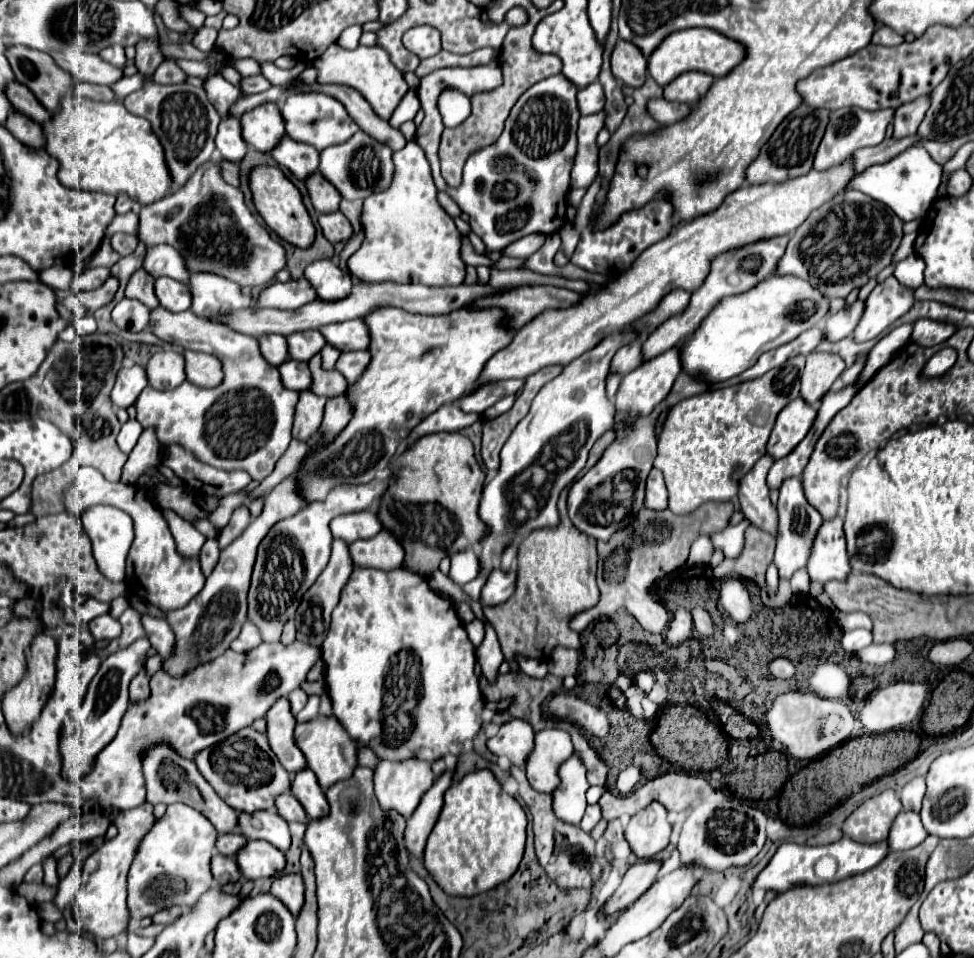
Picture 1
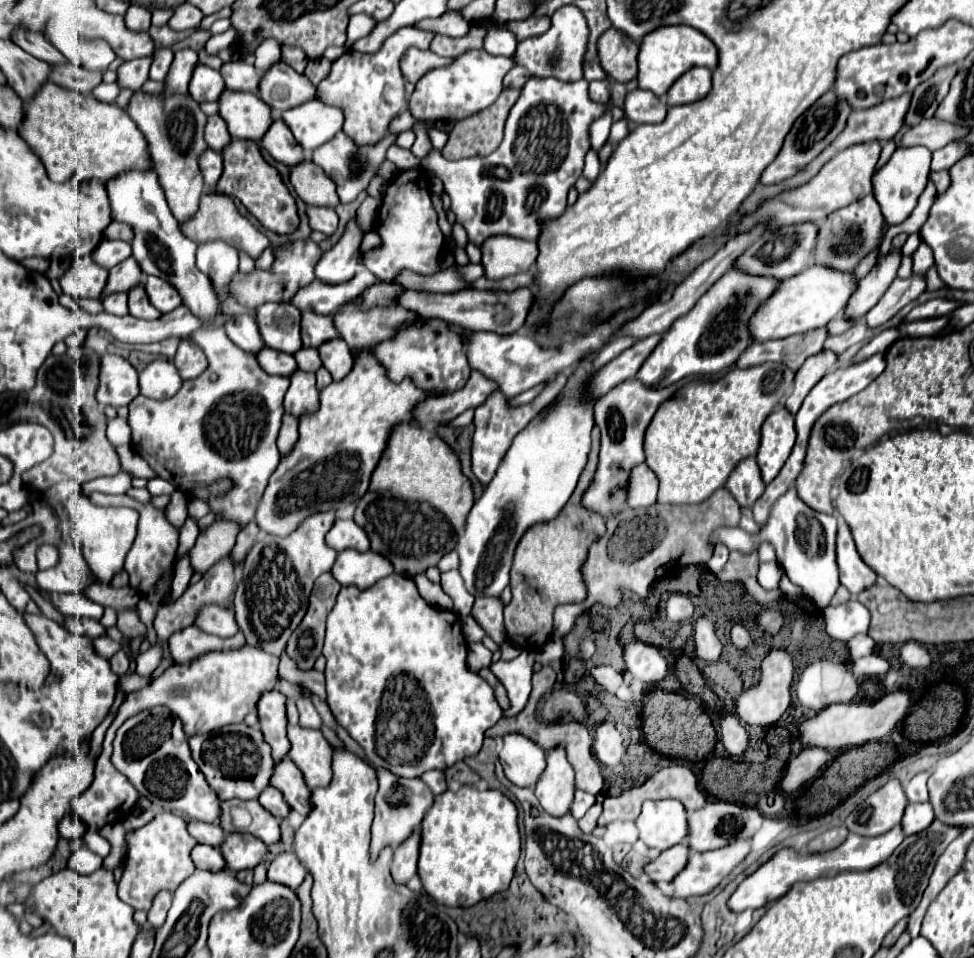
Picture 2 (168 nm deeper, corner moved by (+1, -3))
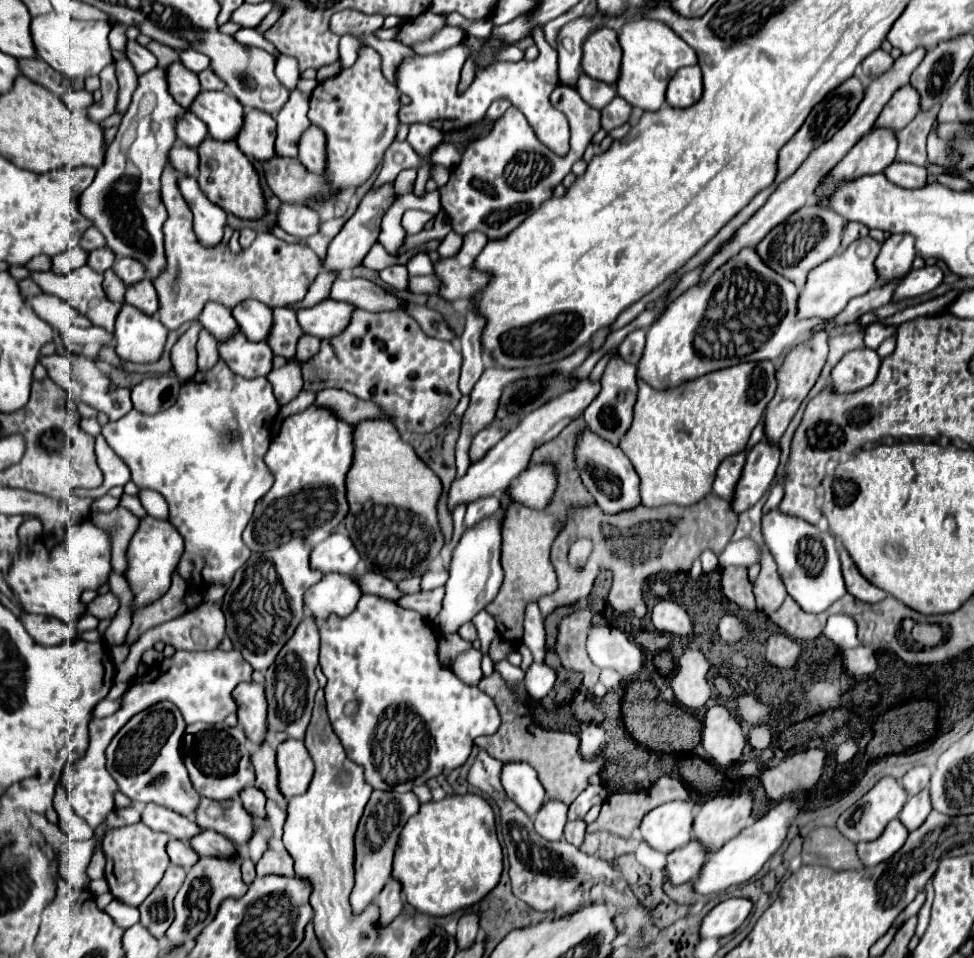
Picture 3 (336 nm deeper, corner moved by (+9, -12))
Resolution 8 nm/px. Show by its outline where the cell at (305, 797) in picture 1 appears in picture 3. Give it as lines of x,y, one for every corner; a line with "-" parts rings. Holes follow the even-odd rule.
267,742
253,752
253,770
257,774
255,786
269,800
275,800
283,810
287,810
287,800
279,790
279,768
275,760
275,750

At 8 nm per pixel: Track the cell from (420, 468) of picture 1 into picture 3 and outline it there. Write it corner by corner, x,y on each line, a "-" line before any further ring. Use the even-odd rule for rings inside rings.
365,420
357,426
355,436
357,452
353,456
353,468
349,470
347,480
347,500
349,516
345,516
347,534
357,548
365,566
393,582
423,576
429,570
429,564
439,556
445,546
443,532
437,520
437,502
443,492
443,484
437,474
417,456
411,444
403,442
399,430
389,420

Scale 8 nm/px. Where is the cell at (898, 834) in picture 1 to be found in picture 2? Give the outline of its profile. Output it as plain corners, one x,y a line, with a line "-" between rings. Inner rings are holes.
929,801
925,803
909,803
907,809
905,809
905,815
903,815
903,829
905,829
905,835
915,835
919,831
923,831
925,827
929,827
929,823
935,819
933,815
933,807

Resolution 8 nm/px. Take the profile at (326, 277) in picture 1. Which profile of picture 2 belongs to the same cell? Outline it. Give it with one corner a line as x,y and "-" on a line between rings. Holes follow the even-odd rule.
357,217
347,223
345,233
333,245
327,253
323,253
321,261
315,267
317,279
325,283
345,283
355,275
355,269
361,261
361,241
365,237
365,231
357,225

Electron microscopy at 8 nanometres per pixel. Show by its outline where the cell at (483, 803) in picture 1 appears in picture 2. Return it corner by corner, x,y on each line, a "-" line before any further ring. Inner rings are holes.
463,785
459,791
437,795
421,821
419,877
435,903
471,907
509,887
519,851
521,839
515,805
497,789
477,791

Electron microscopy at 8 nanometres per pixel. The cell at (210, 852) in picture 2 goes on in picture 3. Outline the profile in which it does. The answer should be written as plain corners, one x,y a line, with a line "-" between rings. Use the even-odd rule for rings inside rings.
171,840
167,852
169,852
171,862
185,868
185,870
189,870
199,860
197,852
193,852
193,848
189,848
189,844
181,844
179,840

